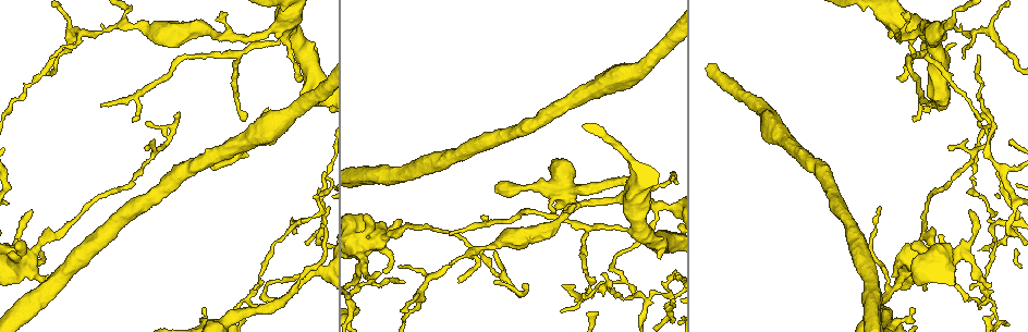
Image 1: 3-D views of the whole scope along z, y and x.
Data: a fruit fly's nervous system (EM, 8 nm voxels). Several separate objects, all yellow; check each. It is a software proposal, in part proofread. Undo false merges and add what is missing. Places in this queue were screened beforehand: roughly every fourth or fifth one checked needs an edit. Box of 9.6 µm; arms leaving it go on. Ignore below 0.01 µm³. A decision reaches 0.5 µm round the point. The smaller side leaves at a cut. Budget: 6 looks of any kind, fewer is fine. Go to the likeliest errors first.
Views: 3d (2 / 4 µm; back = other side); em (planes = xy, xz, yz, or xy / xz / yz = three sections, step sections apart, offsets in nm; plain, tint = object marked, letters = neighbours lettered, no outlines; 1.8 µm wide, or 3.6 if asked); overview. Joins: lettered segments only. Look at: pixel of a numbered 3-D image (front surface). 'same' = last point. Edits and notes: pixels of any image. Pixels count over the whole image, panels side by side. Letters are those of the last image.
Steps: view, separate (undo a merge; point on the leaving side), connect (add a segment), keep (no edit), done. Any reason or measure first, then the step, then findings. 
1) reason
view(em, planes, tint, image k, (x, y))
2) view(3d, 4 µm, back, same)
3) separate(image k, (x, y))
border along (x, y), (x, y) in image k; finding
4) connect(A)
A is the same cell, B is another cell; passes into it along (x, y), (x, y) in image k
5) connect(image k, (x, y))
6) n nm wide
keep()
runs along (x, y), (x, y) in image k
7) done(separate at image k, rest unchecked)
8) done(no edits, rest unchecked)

sharp bend
view(em, 3.6 µm, planes, tint, image 1, (21, 267))

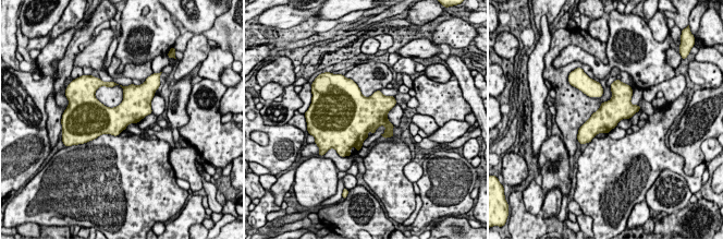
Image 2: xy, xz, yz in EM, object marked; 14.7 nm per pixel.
see the neighbours
view(em, 3.6 µm, planes, letters, same)

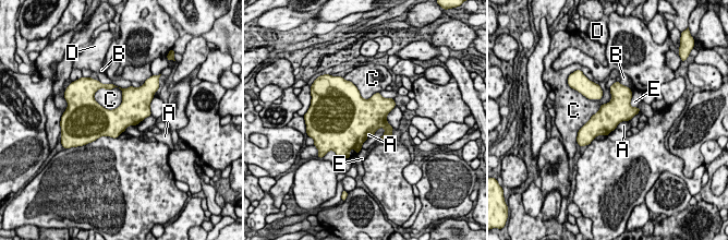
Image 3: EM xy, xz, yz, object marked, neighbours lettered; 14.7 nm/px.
C touches over 460 nm
keep()
A, B, C, D and E are other cells; border along (628, 120), (622, 120), (616, 128) in image 3; continuous, no second neuron

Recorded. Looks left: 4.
branch stops here
view(em, yz, step 8, letters, image 1, (1011, 146))

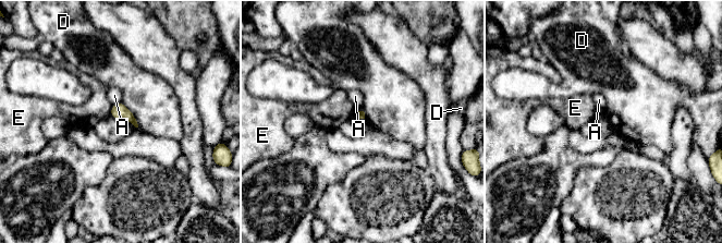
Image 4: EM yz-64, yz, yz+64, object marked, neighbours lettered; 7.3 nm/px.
another direction
view(em, planes, letters, same)

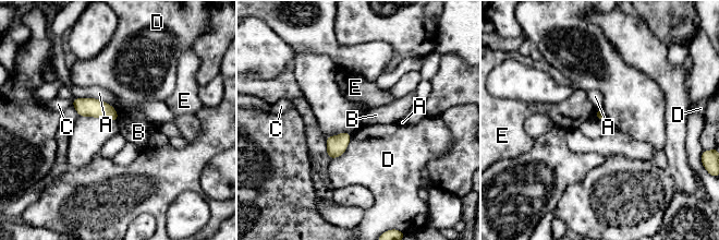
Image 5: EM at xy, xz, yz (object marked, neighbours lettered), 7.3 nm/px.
keep()
A, B, C, D and E are other cells; border along (352, 134), (345, 151), (330, 159) in image 5; no lettered segment goes on from it

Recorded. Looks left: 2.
thin end
view(3d, 4 µm, image 1, (149, 147))

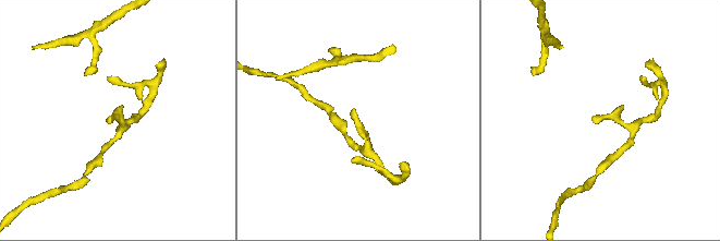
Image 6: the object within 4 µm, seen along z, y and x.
view(em, planes, letters, image 6, (592, 119))

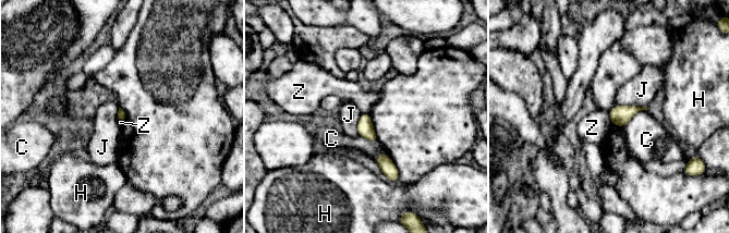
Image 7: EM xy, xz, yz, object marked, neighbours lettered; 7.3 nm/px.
J touches over 240 nm
keep()
C, H, J and Z are other cells; border along (607, 113), (612, 122) in image 7; no lettered segment goes on from it

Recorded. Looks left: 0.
done(no edits, rest unchecked)

